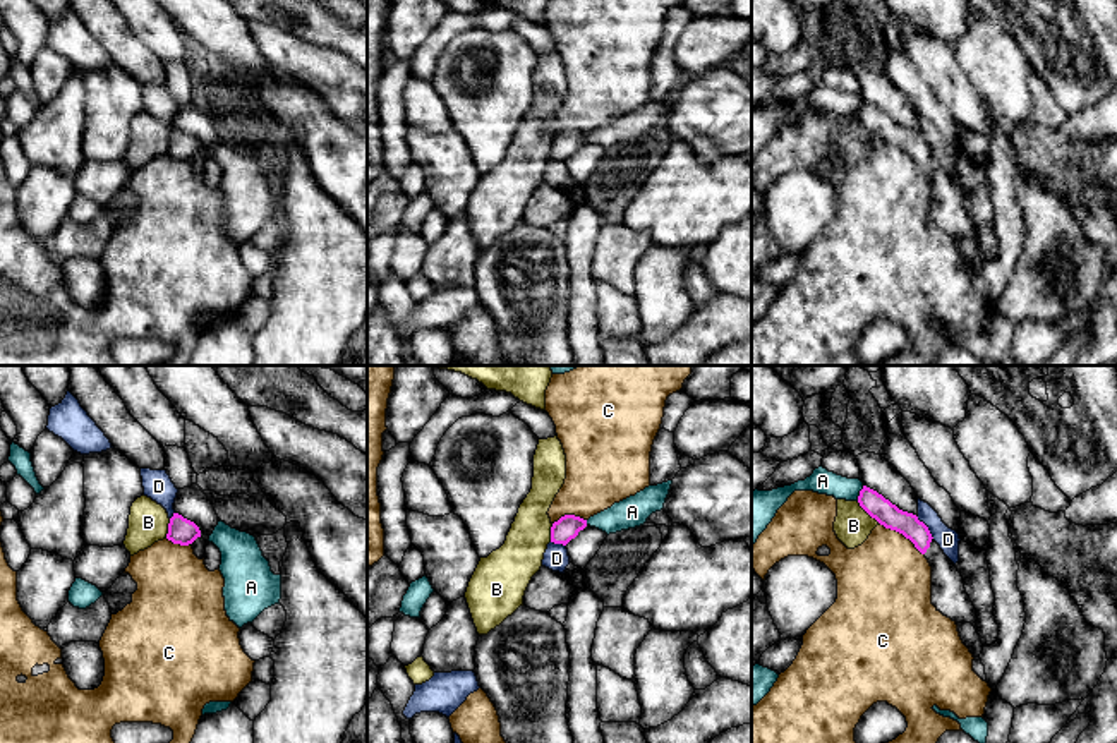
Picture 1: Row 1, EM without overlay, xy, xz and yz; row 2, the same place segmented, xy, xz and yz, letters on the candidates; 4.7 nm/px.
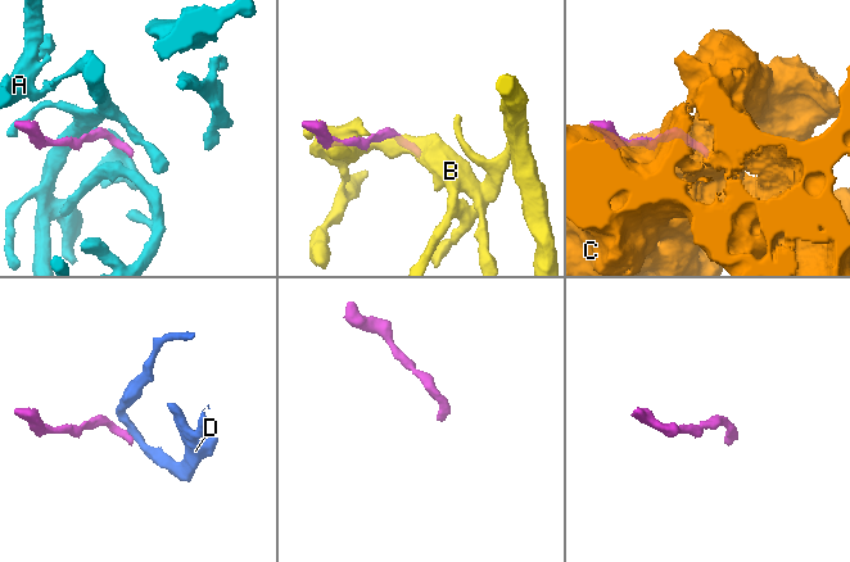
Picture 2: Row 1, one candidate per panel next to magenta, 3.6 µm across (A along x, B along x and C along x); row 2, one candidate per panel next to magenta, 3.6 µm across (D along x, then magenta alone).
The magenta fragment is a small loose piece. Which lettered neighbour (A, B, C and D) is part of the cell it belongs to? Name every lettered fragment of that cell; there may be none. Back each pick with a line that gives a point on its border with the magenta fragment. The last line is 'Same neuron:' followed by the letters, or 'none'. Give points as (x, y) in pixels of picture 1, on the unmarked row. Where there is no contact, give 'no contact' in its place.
Same neuron: none

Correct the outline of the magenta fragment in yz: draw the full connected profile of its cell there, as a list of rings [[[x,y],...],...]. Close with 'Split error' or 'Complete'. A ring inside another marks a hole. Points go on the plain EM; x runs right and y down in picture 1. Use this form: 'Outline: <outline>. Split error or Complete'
Outline: [[[863,101],[858,112],[860,122],[885,144],[909,154],[932,182],[932,220],[956,239],[976,242],[978,228],[966,209],[963,192],[956,180],[933,156],[928,142],[916,130],[899,125],[877,106]]]. Split error

